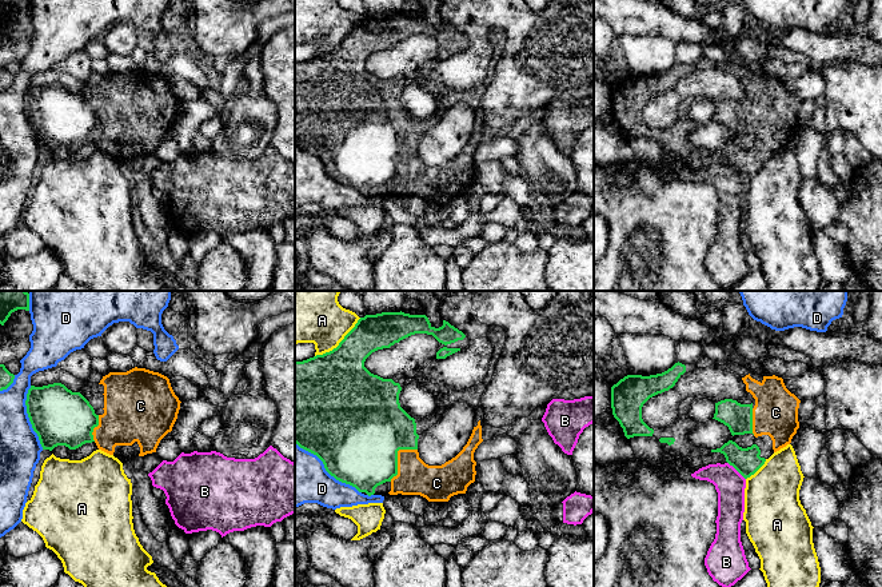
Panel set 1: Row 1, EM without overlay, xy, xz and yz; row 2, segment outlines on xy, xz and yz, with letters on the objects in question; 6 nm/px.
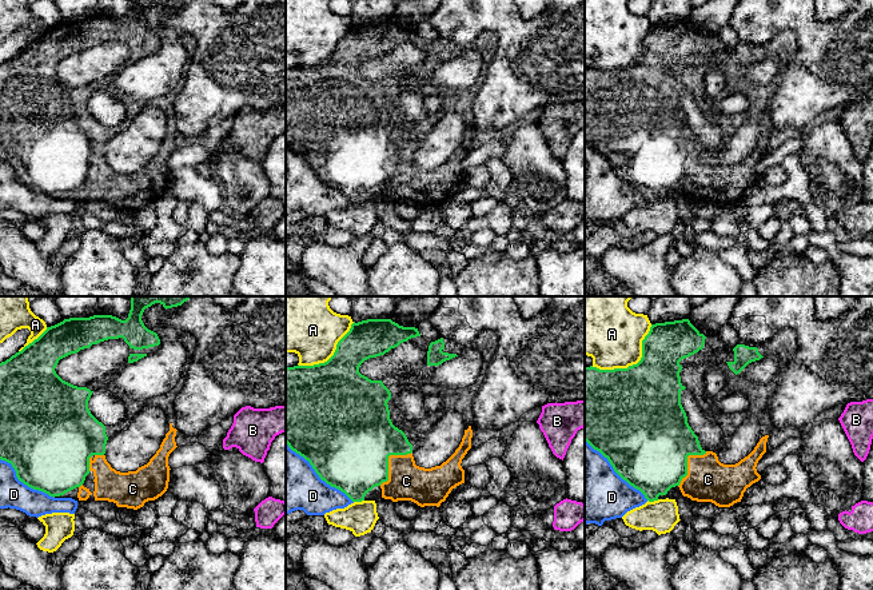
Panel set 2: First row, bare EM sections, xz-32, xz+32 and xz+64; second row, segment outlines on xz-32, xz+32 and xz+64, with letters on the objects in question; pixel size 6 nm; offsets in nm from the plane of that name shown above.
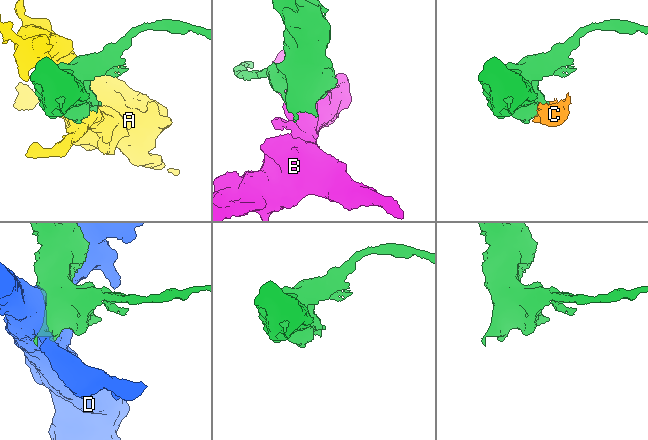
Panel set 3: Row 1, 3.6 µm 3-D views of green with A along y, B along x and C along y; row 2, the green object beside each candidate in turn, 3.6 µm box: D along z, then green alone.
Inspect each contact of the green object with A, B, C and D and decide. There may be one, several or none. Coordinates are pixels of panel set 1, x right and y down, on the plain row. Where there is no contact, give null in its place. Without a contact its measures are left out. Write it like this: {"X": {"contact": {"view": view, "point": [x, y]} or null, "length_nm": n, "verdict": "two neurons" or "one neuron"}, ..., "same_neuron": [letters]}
{"A": {"contact": {"view": "xz", "point": [339, 44]}, "length_nm": 360, "verdict": "two neurons"}, "B": {"contact": {"view": "yz", "point": [737, 171]}, "length_nm": 160, "verdict": "two neurons"}, "C": {"contact": {"view": "xz", "point": [396, 158]}, "length_nm": 260, "verdict": "one neuron"}, "D": {"contact": {"view": "xz", "point": [326, 171]}, "length_nm": 500, "verdict": "two neurons"}, "same_neuron": ["C"]}

